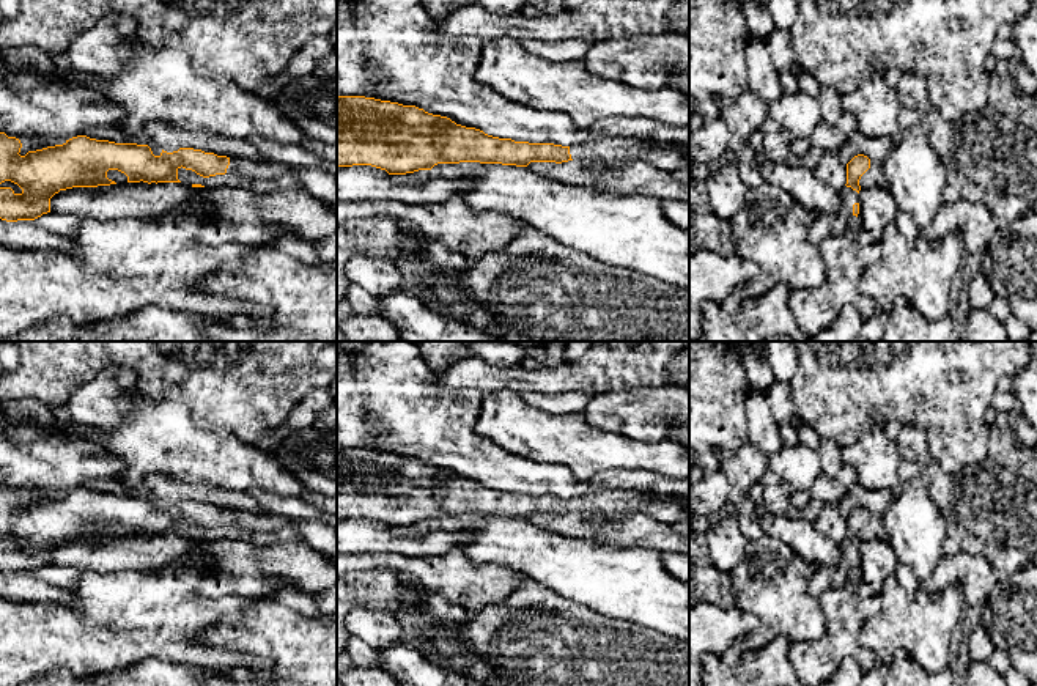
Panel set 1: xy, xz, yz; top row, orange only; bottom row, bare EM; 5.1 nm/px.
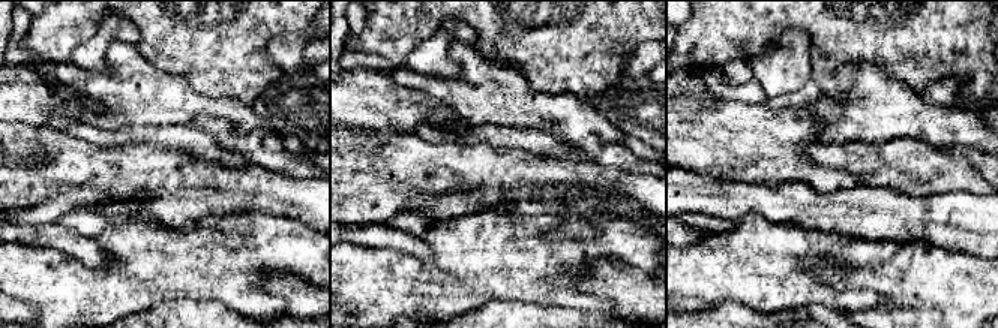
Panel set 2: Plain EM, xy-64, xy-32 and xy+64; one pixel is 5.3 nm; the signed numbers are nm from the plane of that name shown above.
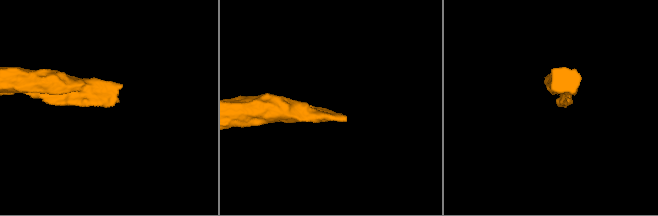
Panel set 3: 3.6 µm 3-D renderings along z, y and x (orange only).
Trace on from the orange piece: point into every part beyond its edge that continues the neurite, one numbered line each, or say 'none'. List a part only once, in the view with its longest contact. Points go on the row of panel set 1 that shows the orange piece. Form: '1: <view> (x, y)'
1: xy (239, 167)

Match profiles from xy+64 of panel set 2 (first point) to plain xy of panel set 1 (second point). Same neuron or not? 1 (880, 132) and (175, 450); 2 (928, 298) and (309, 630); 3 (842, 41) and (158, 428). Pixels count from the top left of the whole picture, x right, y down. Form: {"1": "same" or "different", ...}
{"1": "same", "2": "same", "3": "different"}

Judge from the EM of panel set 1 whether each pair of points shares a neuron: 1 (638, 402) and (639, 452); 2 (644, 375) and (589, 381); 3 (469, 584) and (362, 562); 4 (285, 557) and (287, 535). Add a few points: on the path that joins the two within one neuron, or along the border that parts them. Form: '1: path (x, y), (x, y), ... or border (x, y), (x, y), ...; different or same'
1: border (603, 430), (652, 441), (667, 439); different
2: path (630, 375), (603, 375); same
3: path (442, 576), (419, 567), (389, 560); same
4: border (295, 542), (249, 543); different

